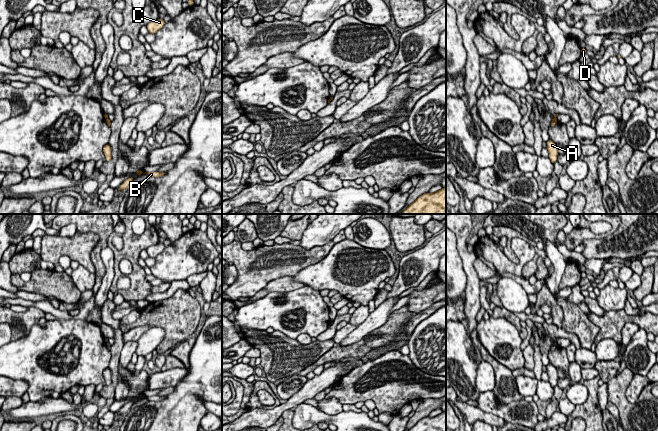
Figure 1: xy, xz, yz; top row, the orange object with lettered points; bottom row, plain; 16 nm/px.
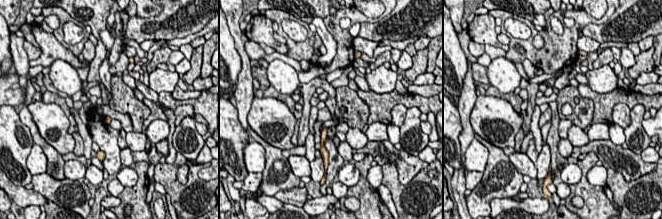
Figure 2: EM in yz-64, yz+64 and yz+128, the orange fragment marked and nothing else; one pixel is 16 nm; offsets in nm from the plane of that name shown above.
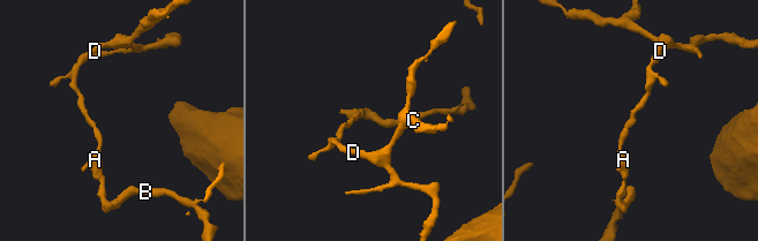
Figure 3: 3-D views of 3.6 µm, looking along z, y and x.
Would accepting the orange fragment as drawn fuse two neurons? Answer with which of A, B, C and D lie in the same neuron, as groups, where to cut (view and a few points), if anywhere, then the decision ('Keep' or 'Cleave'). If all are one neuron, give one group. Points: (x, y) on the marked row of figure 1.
Groups: A B / C D. Split along yz (553, 116), (555, 118). Cleave

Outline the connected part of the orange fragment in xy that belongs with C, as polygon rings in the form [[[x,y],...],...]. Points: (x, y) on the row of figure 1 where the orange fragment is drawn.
[[[158,18],[156,21],[149,23],[146,27],[149,33],[155,34],[164,25],[164,19]]]

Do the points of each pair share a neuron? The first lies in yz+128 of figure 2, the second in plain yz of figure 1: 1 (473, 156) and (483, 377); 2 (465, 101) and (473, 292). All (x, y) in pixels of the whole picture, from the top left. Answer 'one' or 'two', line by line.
1: one
2: one

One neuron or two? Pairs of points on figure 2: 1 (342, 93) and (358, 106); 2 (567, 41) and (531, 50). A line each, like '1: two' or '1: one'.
1: one
2: one

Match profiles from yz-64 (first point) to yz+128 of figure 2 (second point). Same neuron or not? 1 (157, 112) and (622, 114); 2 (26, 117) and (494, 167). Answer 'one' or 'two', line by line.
1: two
2: one

